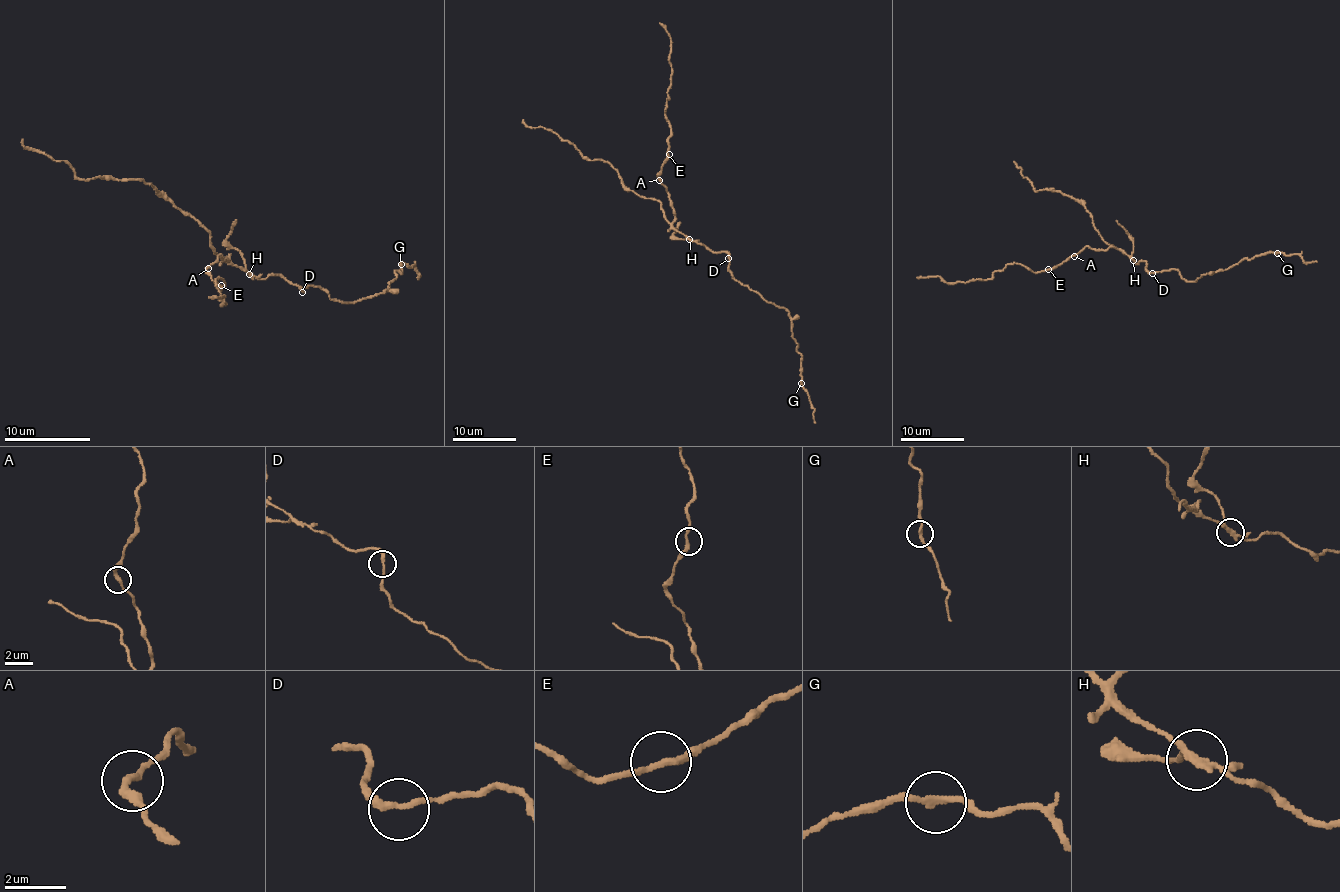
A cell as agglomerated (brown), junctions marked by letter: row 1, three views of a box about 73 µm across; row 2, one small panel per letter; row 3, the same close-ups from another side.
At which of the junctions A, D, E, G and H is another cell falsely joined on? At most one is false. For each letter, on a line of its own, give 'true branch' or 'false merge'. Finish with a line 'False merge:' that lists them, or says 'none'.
A: true branch
D: true branch
E: true branch
G: true branch
H: false merge
False merge: H

